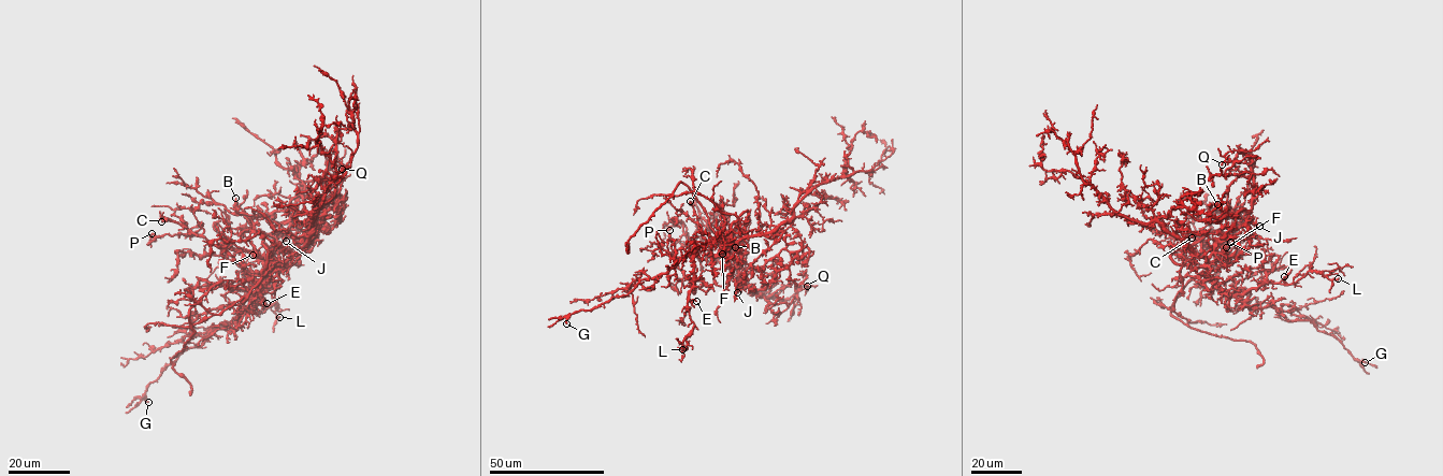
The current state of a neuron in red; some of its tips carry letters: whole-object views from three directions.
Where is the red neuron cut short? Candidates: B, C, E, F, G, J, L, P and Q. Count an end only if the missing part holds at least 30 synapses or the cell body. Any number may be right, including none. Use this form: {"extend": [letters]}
{"extend": ["B", "C", "G", "J"]}

